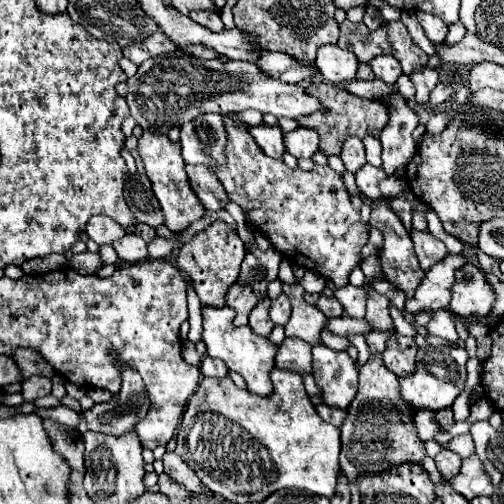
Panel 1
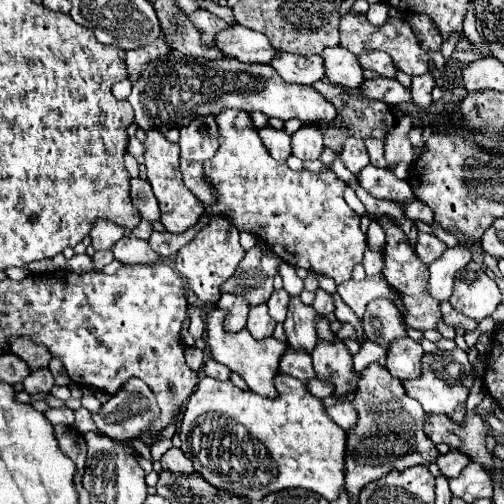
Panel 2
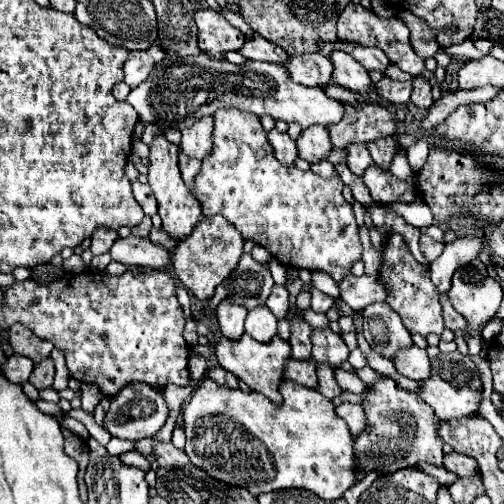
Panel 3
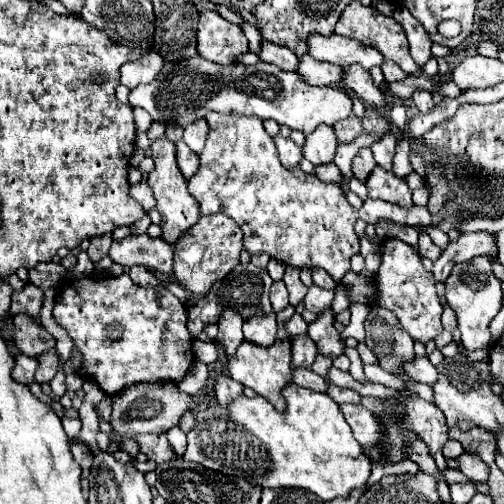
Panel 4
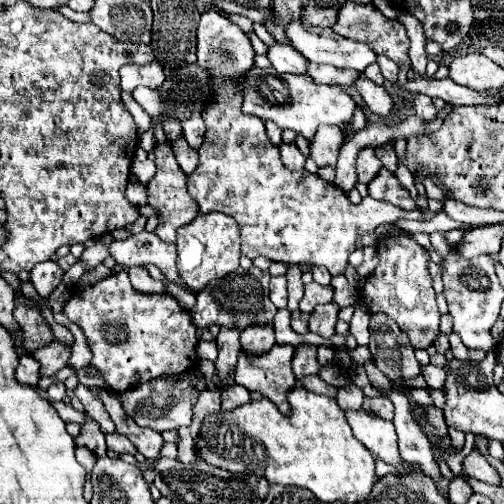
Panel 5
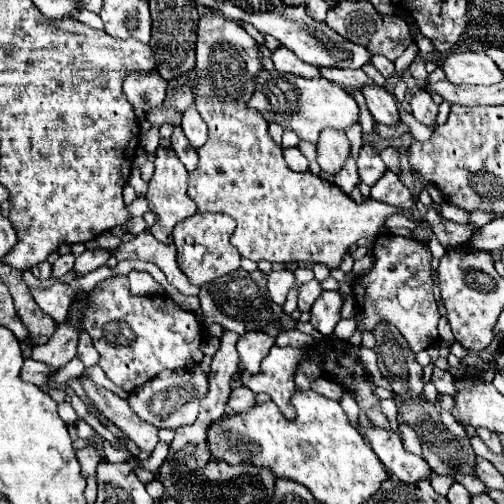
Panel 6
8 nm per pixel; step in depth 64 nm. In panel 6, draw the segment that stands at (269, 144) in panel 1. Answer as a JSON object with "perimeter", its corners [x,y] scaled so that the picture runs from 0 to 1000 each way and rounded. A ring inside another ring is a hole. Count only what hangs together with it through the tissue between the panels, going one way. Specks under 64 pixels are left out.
{"perimeter":[[[563,294],[560,306],[563,306],[563,317],[575,337],[611,341],[611,317],[599,310],[599,302],[591,294]]]}

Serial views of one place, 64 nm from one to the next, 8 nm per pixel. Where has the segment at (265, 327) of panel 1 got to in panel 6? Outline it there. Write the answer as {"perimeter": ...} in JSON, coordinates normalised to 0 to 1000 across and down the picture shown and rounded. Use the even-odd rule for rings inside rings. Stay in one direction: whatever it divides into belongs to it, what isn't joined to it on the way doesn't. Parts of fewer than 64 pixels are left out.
{"perimeter":[[[488,659],[472,671],[472,702],[476,702],[476,734],[492,734],[508,742],[516,734],[516,718],[532,706],[544,687],[540,667],[524,667],[524,659]]]}

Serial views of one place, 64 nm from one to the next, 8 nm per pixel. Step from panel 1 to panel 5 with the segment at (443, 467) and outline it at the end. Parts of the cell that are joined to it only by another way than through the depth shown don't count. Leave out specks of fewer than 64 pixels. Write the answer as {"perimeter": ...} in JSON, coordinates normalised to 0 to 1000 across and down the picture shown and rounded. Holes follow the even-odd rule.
{"perimeter":[[[937,893],[937,897],[921,909],[917,925],[921,925],[921,940],[933,944],[933,948],[944,948],[944,952],[956,952],[956,956],[968,956],[968,960],[984,960],[984,964],[992,960],[988,937],[968,921],[968,913],[964,913],[960,905],[948,901],[944,893]]]}

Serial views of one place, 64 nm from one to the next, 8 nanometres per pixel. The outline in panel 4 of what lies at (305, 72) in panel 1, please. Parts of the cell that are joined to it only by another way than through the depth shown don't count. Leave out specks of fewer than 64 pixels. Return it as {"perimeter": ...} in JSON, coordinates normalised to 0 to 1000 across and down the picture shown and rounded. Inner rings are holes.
{"perimeter":[[[595,111],[595,127],[587,135],[591,151],[623,171],[659,171],[667,175],[679,159],[679,135],[667,127],[619,119],[619,111]]]}

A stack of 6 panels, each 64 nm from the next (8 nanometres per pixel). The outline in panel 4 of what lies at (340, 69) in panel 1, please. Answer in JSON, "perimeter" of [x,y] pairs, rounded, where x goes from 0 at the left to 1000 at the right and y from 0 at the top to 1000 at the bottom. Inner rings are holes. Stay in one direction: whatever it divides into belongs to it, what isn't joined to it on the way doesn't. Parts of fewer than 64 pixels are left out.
{"perimeter":[[[710,127],[706,131],[690,131],[690,135],[679,135],[683,139],[683,175],[694,175],[706,183],[706,190],[714,190],[718,198],[726,198],[730,206],[738,206],[742,214],[758,214],[766,202],[762,202],[762,187],[754,183],[750,171],[742,171],[730,139],[714,135]]]}

